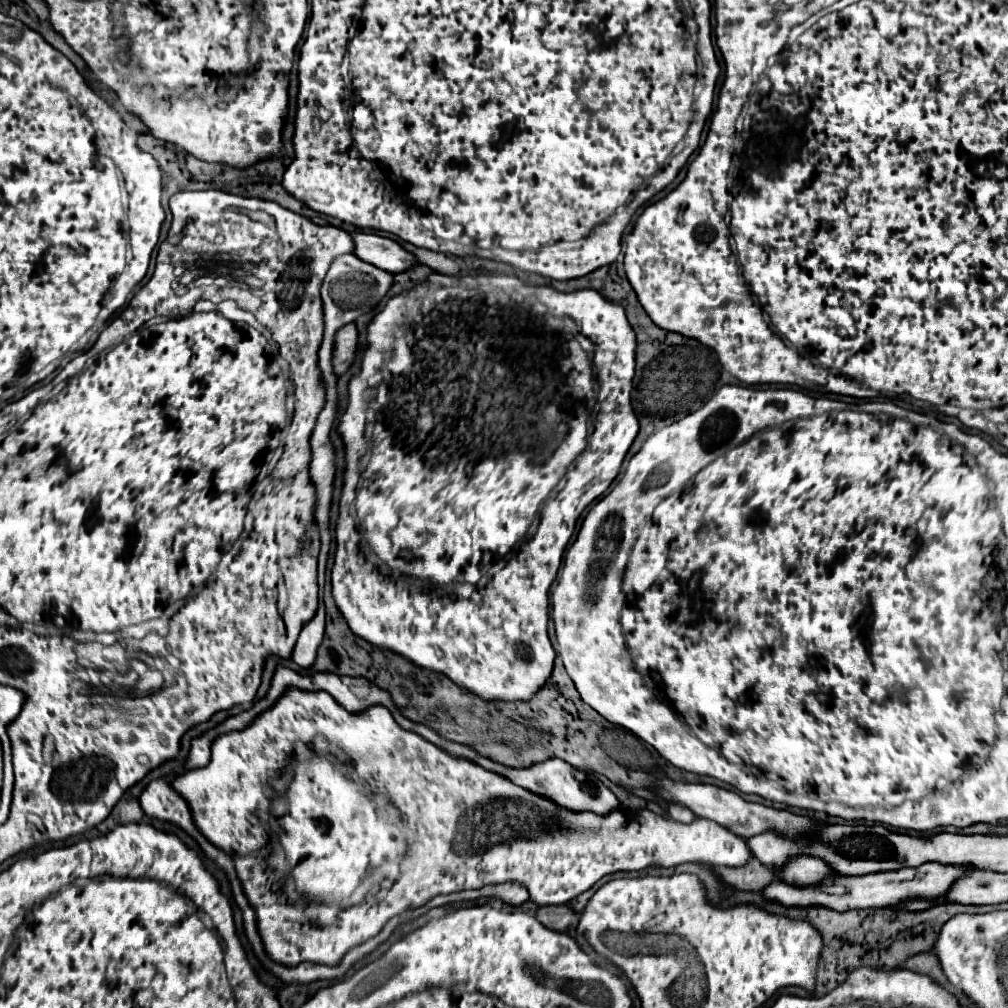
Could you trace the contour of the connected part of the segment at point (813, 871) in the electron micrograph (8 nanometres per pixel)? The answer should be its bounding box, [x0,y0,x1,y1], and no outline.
[774,856,832,886]

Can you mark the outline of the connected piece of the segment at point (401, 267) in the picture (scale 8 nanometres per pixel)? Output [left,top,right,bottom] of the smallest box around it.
[350,232,416,274]

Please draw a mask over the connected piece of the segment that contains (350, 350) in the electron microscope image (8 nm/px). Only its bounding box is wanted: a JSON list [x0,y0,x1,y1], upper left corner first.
[332,324,358,374]

